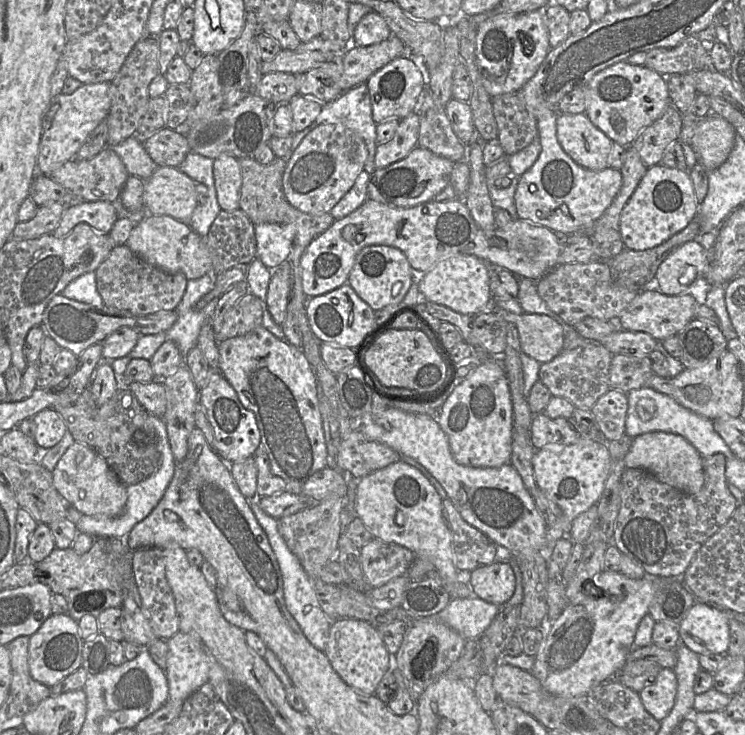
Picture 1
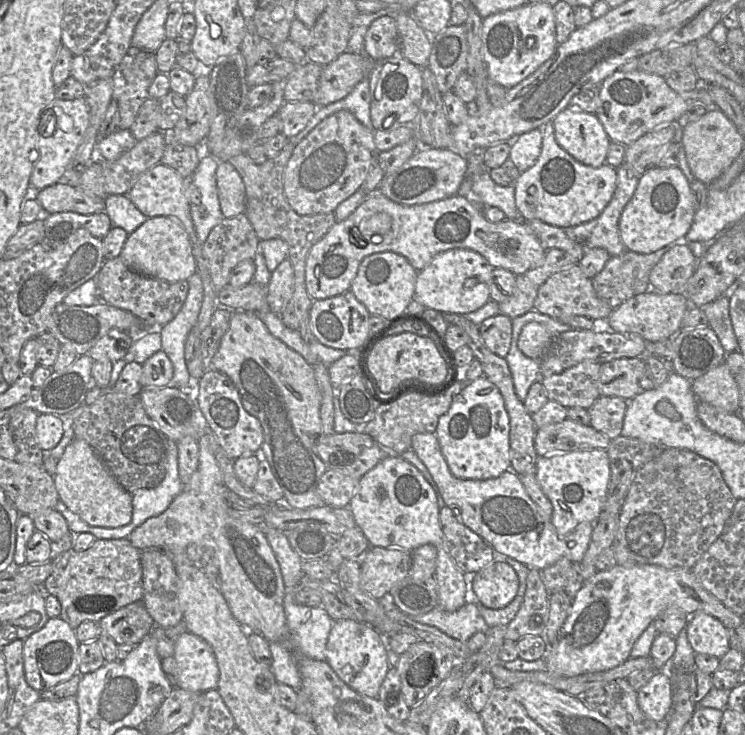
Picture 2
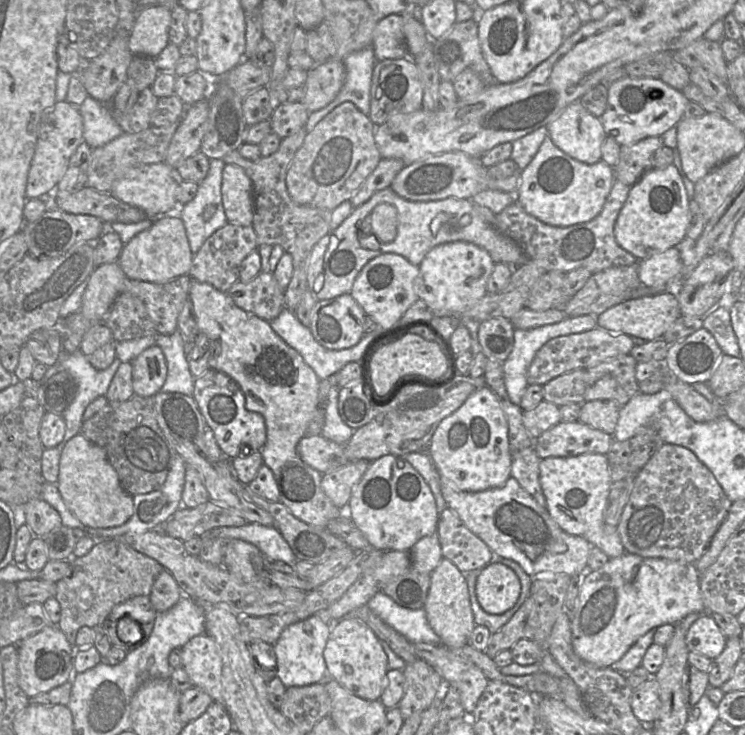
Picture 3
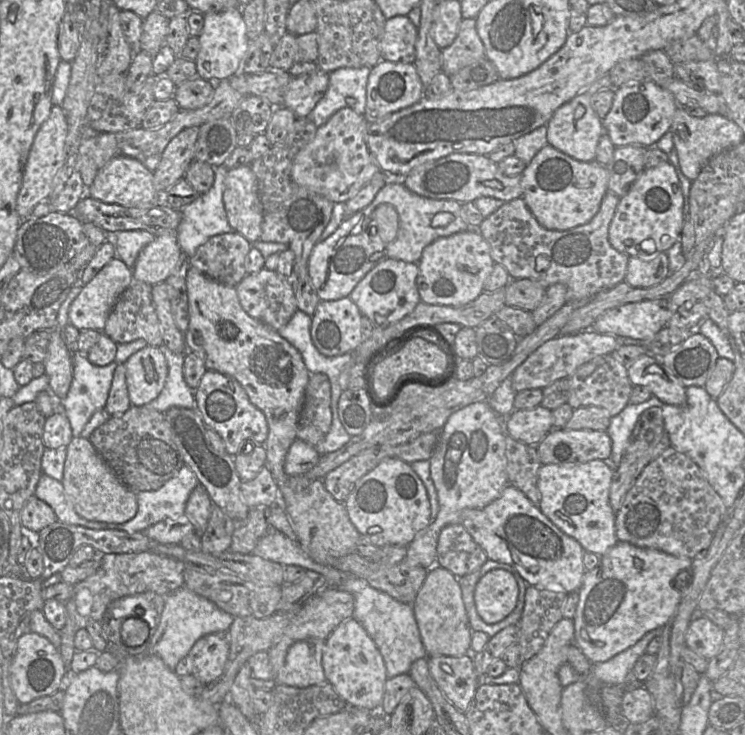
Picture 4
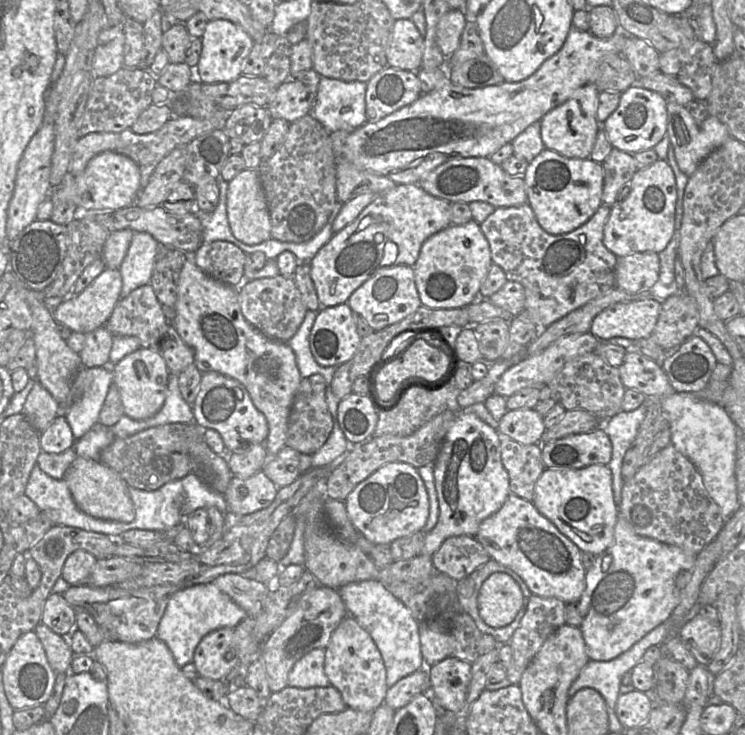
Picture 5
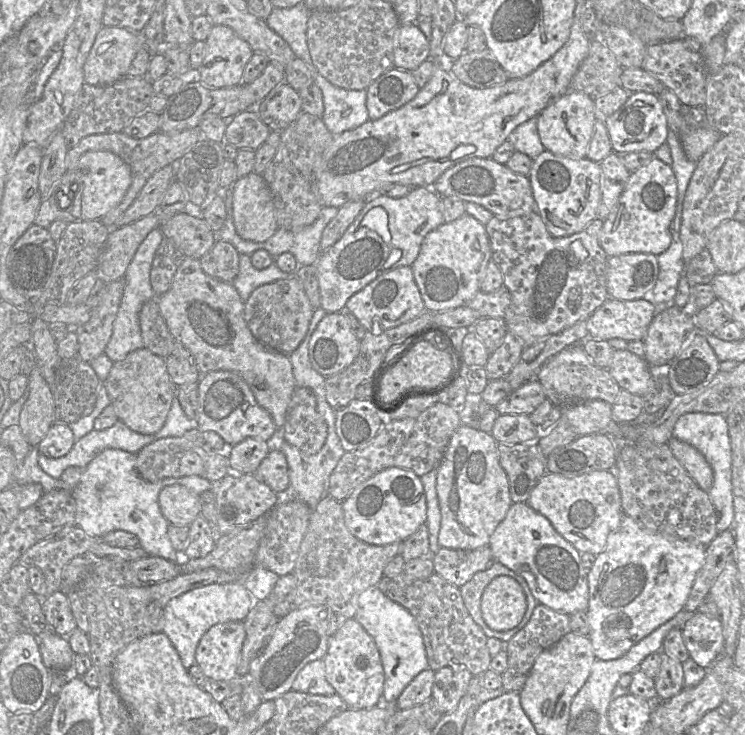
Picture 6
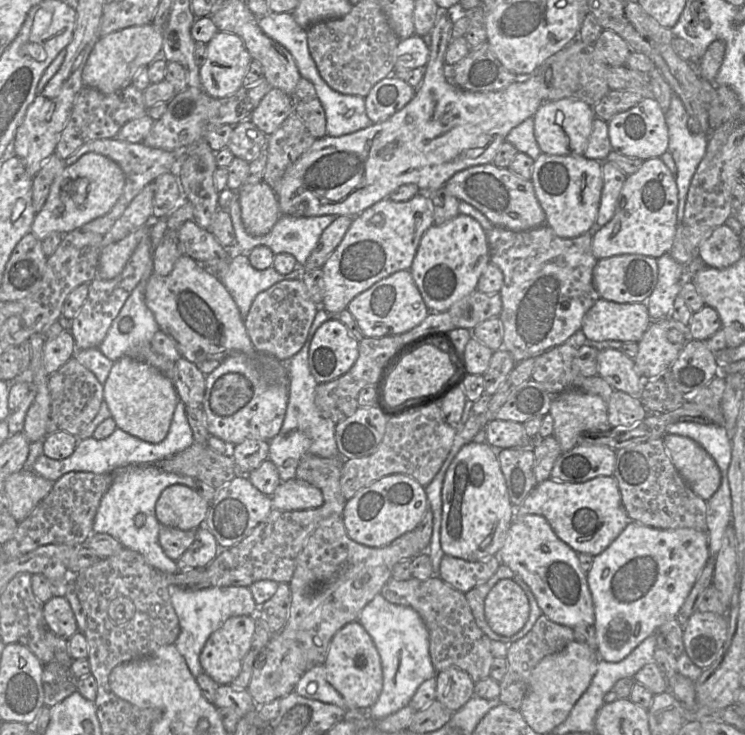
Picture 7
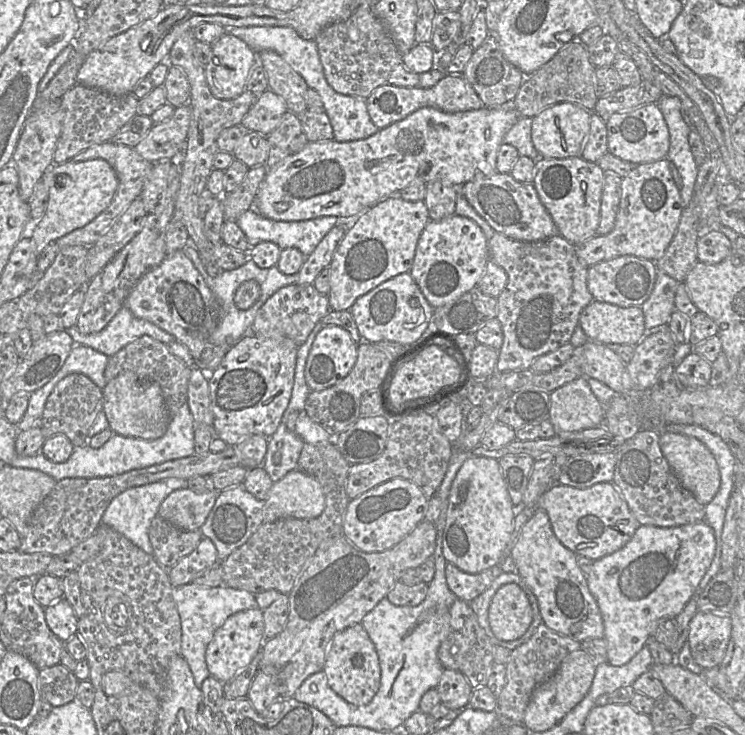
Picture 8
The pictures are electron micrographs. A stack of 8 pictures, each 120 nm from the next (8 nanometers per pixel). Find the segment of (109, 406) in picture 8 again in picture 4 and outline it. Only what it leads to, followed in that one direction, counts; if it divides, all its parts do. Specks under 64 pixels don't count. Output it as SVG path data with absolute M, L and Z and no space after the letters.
M148 345L131 355L124 365L131 405L143 406L154 400L163 389L168 372L160 347Z

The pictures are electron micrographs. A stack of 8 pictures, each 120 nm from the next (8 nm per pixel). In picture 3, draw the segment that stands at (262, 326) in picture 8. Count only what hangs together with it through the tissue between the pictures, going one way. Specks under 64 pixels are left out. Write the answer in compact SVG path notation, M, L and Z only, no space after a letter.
M261 271L249 282L237 281L227 293L238 307L267 321L275 319L286 307L285 289L280 287L273 273L269 271Z

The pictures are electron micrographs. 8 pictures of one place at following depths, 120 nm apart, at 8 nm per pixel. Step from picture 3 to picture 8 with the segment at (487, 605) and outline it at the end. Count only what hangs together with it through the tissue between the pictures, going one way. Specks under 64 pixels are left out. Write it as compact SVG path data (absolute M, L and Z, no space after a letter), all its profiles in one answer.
M515 583L502 585L492 598L488 621L496 638L513 641L522 637L533 620L532 607L524 590Z

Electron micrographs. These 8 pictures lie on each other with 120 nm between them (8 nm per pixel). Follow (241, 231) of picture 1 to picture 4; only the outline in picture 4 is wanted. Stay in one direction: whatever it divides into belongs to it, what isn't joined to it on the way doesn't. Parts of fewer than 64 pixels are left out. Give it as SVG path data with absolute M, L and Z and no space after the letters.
M233 231L209 238L189 258L189 266L229 286L237 286L247 275L246 259L253 247L244 236Z

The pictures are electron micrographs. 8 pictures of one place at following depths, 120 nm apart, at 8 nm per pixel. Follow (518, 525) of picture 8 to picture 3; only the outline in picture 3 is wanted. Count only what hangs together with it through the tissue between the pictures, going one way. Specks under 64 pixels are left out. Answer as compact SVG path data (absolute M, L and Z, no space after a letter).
M587 453L573 457L542 459L539 464L539 480L548 513L562 530L571 535L584 537L610 559L626 552L617 527L608 526L604 521L604 512L612 485L605 454Z

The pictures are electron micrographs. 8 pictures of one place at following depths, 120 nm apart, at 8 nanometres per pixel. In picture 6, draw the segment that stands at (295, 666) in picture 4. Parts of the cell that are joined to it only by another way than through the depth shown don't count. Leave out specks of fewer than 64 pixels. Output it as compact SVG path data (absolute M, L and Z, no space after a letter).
M317 659L305 665L296 676L292 690L316 695L333 695L336 693L327 681L323 659Z

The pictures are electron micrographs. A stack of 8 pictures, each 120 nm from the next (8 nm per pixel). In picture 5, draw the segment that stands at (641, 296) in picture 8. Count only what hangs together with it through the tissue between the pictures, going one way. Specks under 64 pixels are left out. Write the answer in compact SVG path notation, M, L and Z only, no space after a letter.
M635 253L617 260L616 287L631 293L650 293L659 281L660 260L658 253Z

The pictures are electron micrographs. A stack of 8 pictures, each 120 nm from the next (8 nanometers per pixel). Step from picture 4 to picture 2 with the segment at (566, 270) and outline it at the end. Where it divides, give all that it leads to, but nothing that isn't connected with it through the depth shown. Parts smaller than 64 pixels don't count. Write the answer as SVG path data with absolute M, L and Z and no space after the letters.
M624 163L617 168L616 172L617 187L614 195L597 218L584 224L571 227L557 227L546 224L540 220L524 221L546 251L553 248L561 249L577 259L581 259L593 248L605 249L611 257L618 256L626 251L626 247L619 233L619 220L624 208L635 193L640 177L636 176Z

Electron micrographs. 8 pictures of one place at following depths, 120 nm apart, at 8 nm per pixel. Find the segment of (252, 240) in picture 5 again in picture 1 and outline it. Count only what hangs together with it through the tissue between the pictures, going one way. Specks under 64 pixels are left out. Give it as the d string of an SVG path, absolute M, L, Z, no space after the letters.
M228 155L216 158L213 163L213 176L221 210L226 212L238 210L242 187L239 160Z

